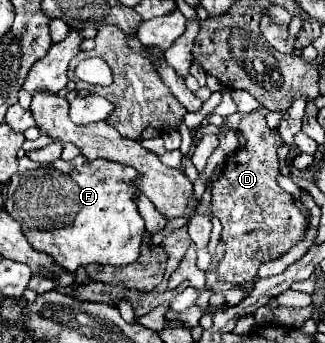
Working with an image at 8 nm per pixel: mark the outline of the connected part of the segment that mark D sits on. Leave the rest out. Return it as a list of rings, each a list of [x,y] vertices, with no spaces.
[[[250,113],[242,117],[238,131],[246,137],[246,145],[226,159],[220,179],[212,183],[212,213],[220,219],[222,239],[226,241],[226,255],[218,263],[216,273],[220,281],[230,281],[234,285],[250,281],[256,277],[262,263],[294,247],[306,225],[294,195],[278,185],[278,149],[284,145],[278,129],[270,129],[262,113]]]

